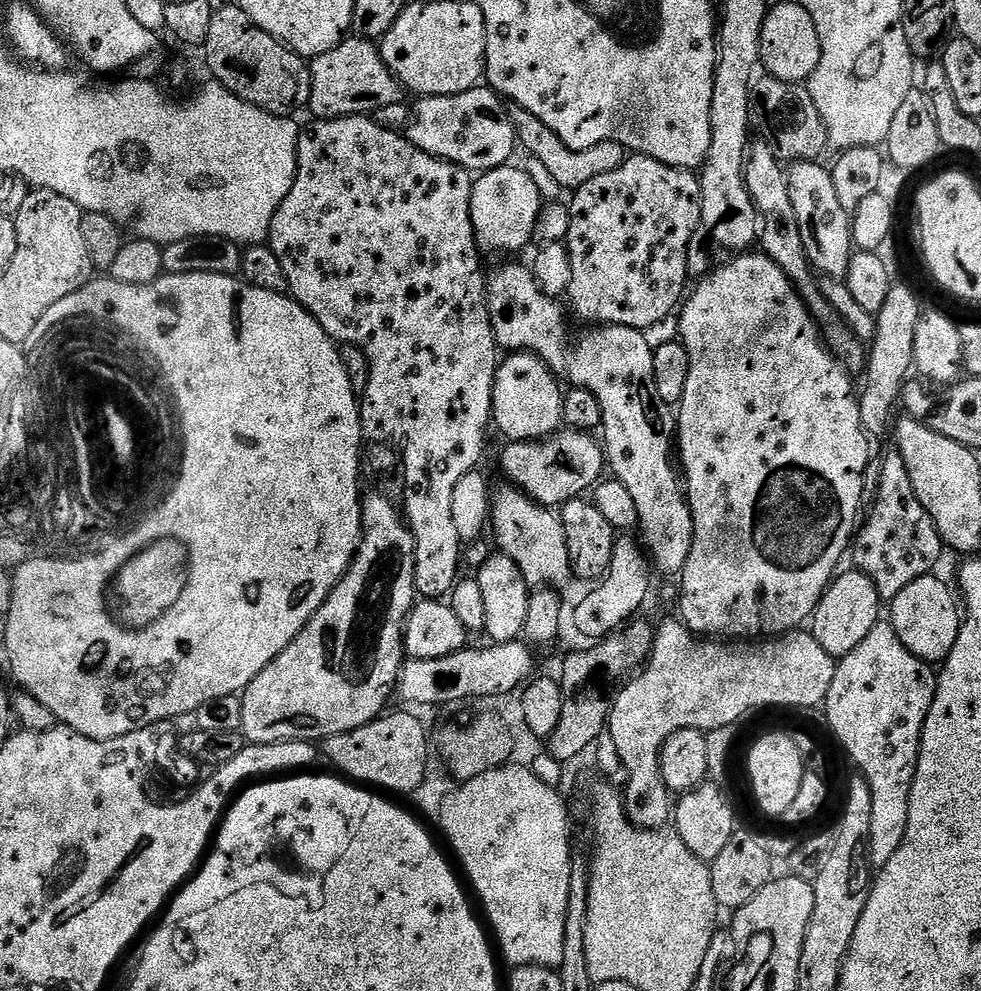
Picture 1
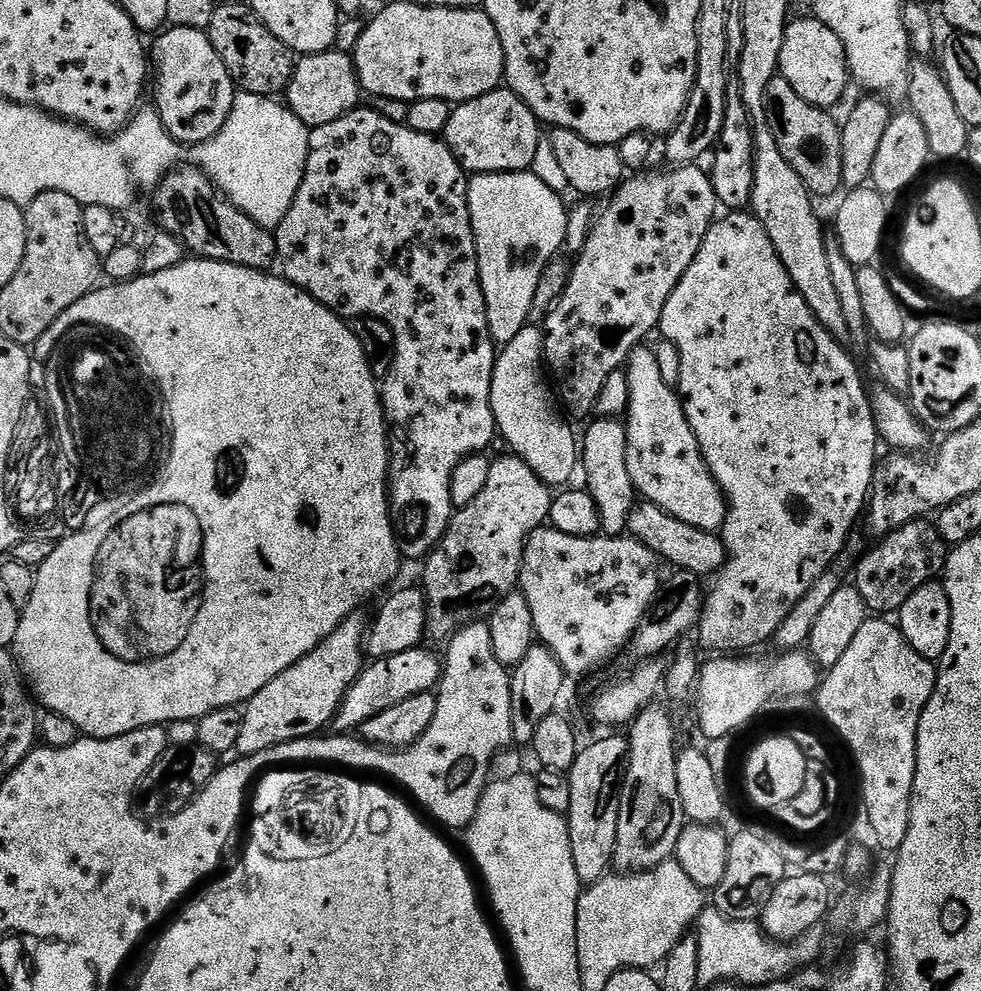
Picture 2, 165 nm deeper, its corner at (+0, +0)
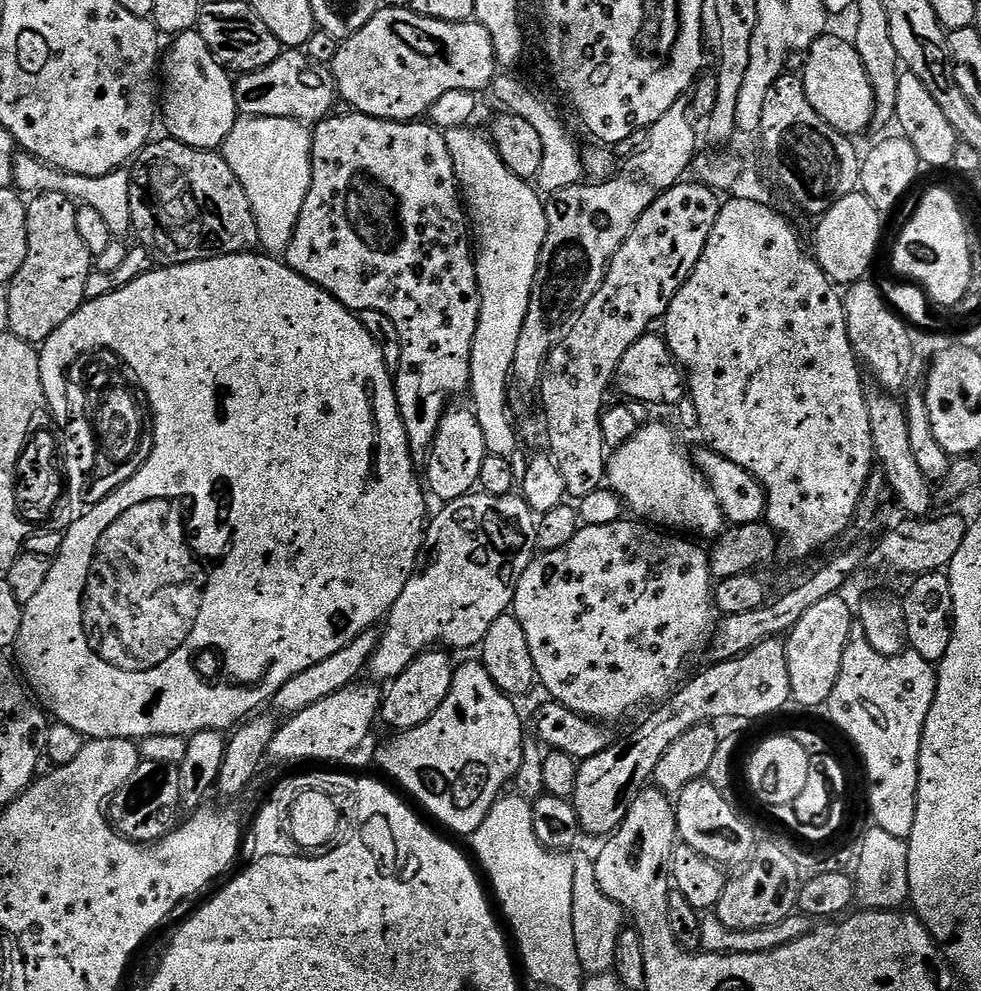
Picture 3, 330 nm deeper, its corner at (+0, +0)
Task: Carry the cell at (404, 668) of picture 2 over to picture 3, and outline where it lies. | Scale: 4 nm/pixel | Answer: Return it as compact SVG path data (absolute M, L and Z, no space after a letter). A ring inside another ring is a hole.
M350 683L338 694L330 694L330 698L287 717L272 736L267 759L288 764L291 760L344 760L354 755L371 734L372 723L377 723L382 703L381 689L376 689L375 683L364 683Z

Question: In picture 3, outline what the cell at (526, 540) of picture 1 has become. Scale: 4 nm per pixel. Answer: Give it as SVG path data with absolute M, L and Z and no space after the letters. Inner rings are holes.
M621 518L614 522L610 522L609 525L587 525L581 527L581 530L578 534L574 534L574 538L570 538L570 542L566 542L566 546L558 546L558 550L550 550L549 552L541 551L539 555L532 559L530 566L526 566L526 574L522 574L522 578L518 582L516 587L516 597L512 599L511 611L514 613L516 620L522 626L522 630L526 630L526 642L530 642L530 650L532 651L532 657L534 658L534 666L536 667L536 674L539 680L539 683L544 684L544 688L549 692L551 699L555 703L566 706L570 710L577 712L579 716L586 716L589 719L592 719L597 722L612 722L608 720L620 720L623 718L627 712L632 712L635 710L639 704L652 704L655 705L657 702L664 702L668 700L670 696L678 688L680 688L682 681L685 679L684 676L684 667L688 664L688 659L699 650L700 647L707 645L711 641L718 623L718 609L716 606L716 598L714 595L714 577L712 574L712 566L710 563L710 556L707 551L704 552L699 548L696 543L691 539L683 540L683 535L680 534L669 534L667 531L661 530L656 526L649 526L647 523L641 522L639 519L631 518Z

